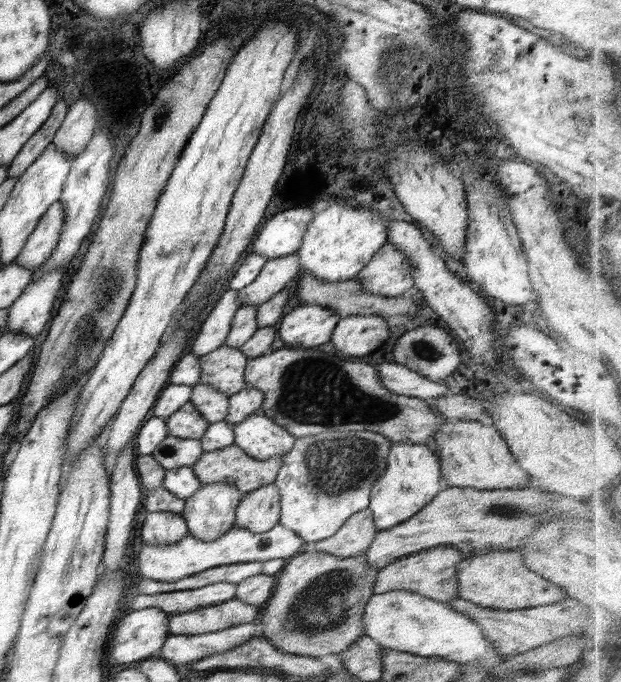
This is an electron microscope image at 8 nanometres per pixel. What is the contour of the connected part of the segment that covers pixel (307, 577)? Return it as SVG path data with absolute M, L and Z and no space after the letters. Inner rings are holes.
M307 550L288 559L276 575L272 596L266 601L260 633L284 654L319 658L332 652L345 651L364 635L363 610L375 593L373 586L377 572L377 568L367 563L364 553L338 558ZM306 632L328 638L330 648L306 648Z

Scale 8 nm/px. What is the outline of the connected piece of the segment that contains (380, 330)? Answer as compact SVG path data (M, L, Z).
M356 314L338 321L328 344L332 342L344 356L366 356L380 348L388 336L387 319L375 314Z

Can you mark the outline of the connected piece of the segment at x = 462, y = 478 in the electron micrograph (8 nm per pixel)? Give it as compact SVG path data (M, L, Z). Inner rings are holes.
M450 420L439 426L433 436L434 453L439 458L439 467L442 473L442 485L445 488L472 488L475 490L504 490L524 489L534 480L530 475L518 466L516 458L512 456L511 450L502 435L493 425L484 426L481 422L469 420Z

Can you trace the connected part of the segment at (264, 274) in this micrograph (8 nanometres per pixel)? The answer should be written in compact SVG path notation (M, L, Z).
M296 253L267 259L257 279L239 290L239 299L243 305L259 305L270 300L283 288L294 284L294 278L300 274L301 264Z

